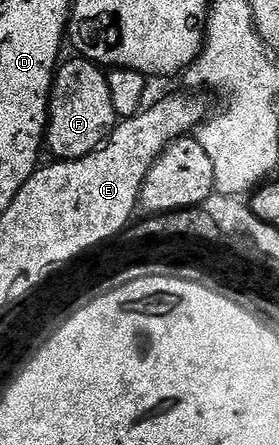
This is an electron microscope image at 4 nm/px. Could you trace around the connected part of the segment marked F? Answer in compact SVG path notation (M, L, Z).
M83 58L75 59L65 59L57 67L56 78L52 81L52 98L48 102L46 148L56 155L53 157L57 161L80 160L95 152L118 123L114 102L108 93L105 69Z

